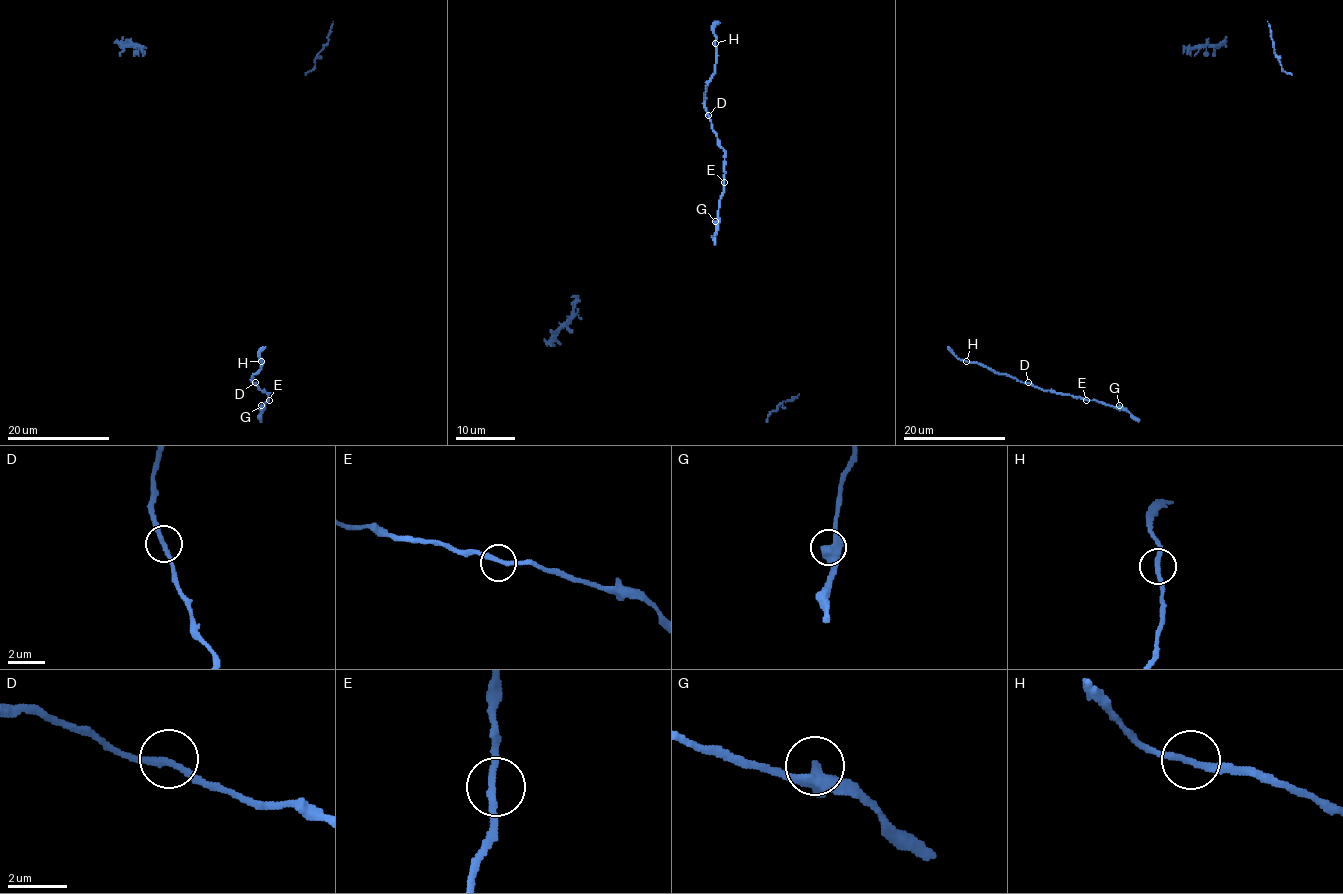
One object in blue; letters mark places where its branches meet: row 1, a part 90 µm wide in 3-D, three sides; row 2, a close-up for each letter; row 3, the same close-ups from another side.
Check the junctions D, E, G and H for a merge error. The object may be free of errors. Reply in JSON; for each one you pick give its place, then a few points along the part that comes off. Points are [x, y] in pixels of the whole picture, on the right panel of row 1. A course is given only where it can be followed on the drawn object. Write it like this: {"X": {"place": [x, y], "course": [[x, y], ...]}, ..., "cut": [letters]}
{"H": {"place": [966, 361], "course": [[967, 360], [958, 359], [949, 346]]}, "cut": ["H"]}

